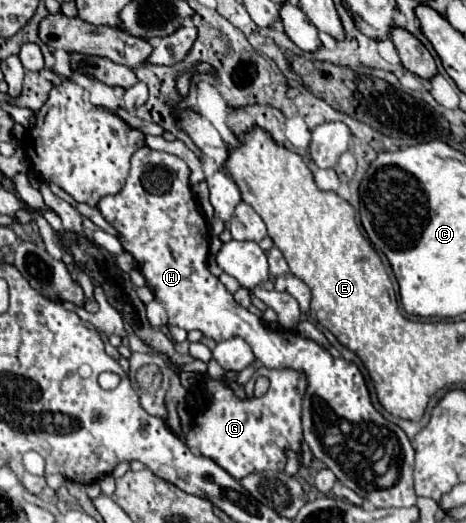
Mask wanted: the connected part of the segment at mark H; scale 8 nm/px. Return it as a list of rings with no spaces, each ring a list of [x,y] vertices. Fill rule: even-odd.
[[[149,147],[137,149],[125,187],[117,195],[103,197],[97,209],[119,231],[123,251],[133,255],[153,297],[165,305],[169,325],[185,331],[197,329],[217,343],[241,337],[267,369],[293,369],[307,377],[301,411],[303,437],[311,453],[335,473],[337,481],[375,507],[413,507],[417,503],[413,489],[415,451],[403,429],[375,411],[357,365],[343,357],[333,359],[327,349],[295,331],[271,331],[259,315],[241,307],[209,273],[209,227],[197,211],[189,187],[189,167],[183,159]]]

